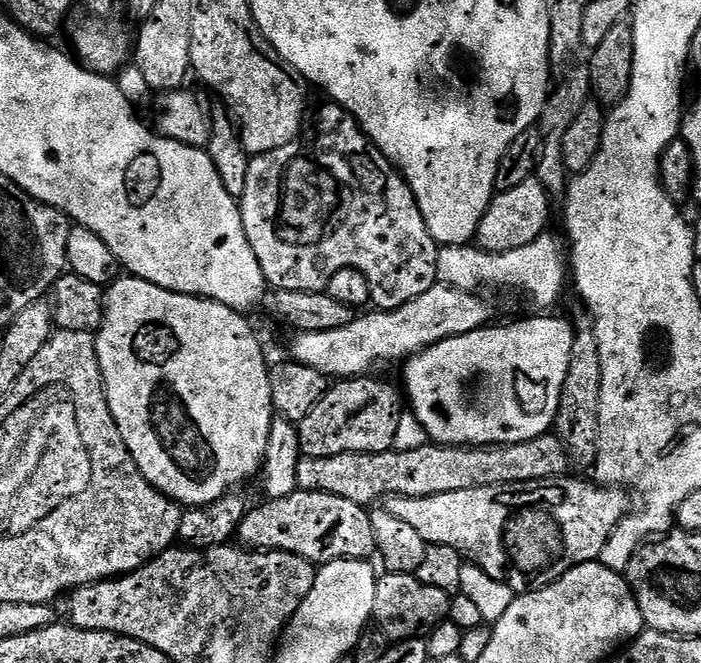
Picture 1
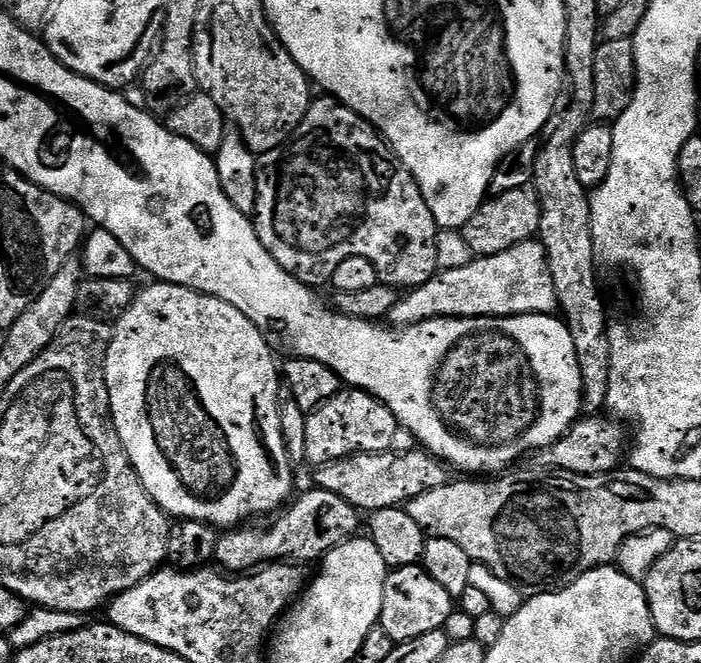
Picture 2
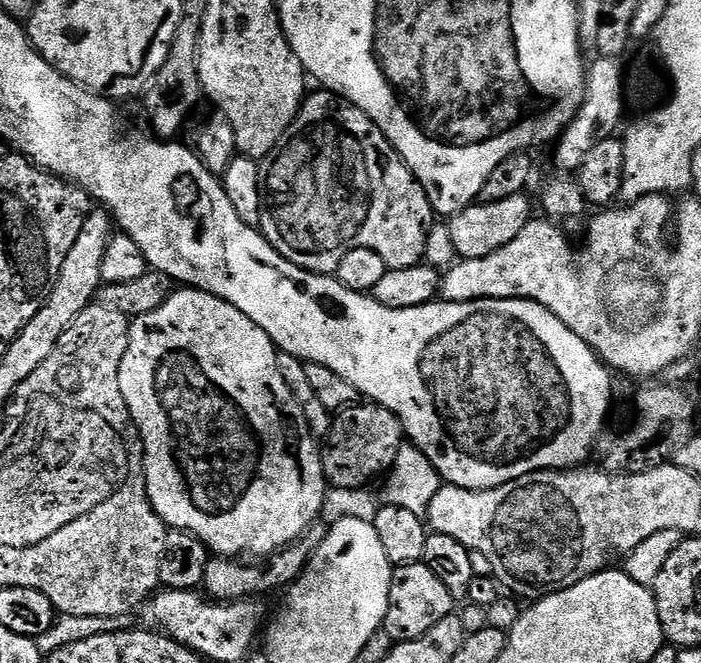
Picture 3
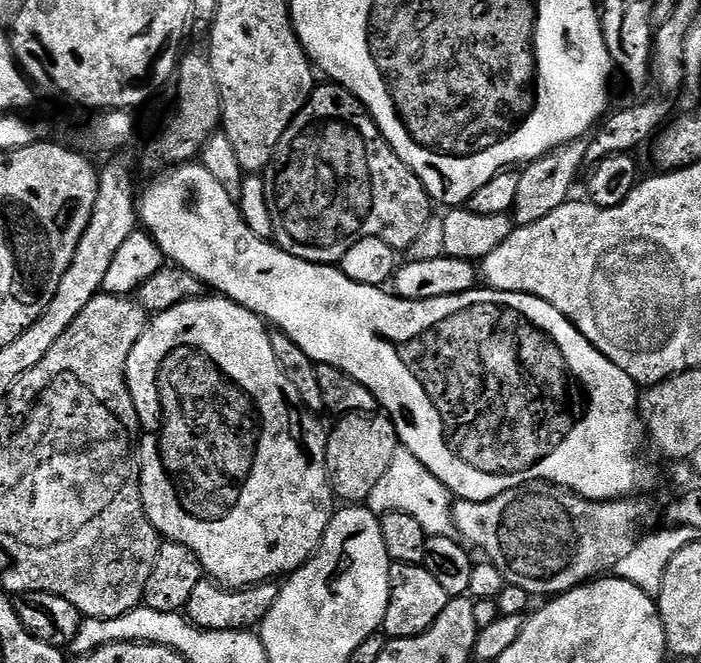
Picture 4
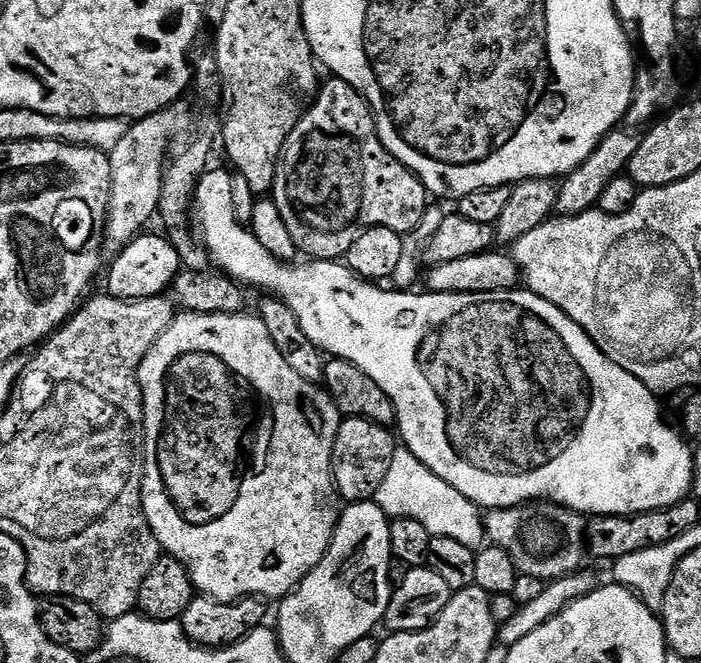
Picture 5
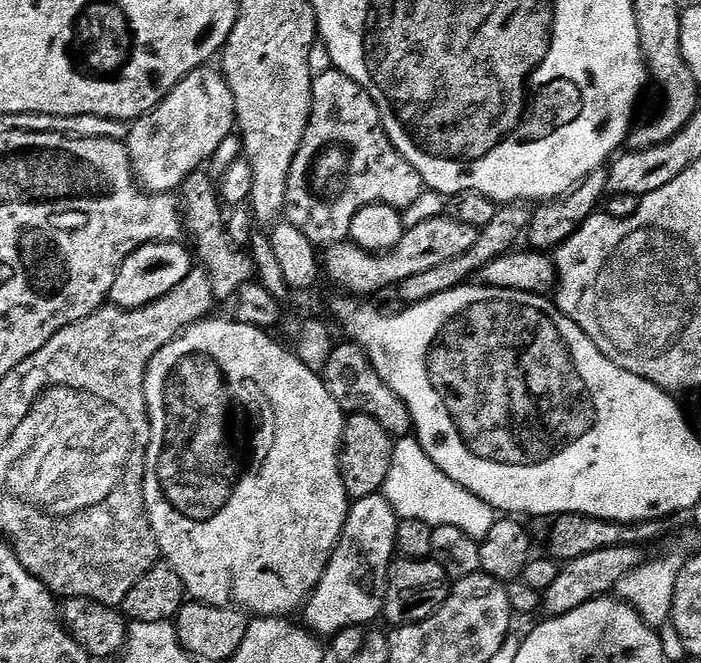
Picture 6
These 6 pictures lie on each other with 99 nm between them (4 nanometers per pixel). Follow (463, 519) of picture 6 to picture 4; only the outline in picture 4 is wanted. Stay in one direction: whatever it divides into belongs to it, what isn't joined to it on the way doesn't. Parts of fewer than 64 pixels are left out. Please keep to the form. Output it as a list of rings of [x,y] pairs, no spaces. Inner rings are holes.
[[[401,446],[394,454],[394,461],[386,470],[386,475],[374,486],[374,491],[367,507],[381,516],[387,512],[404,512],[421,523],[428,536],[455,535],[455,524],[452,518],[453,497],[440,480],[432,474],[410,452]]]

